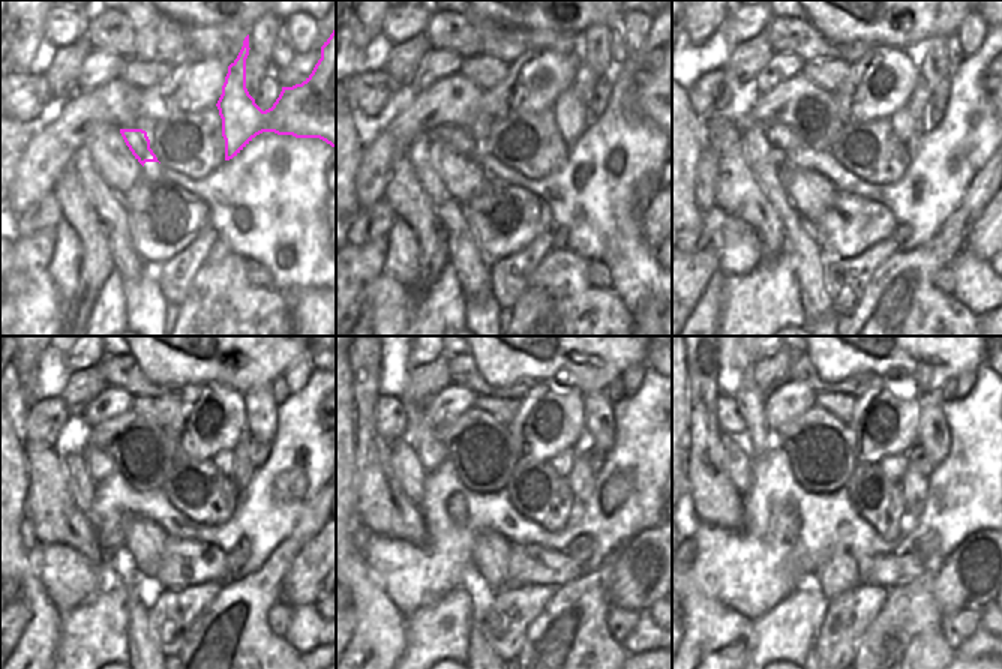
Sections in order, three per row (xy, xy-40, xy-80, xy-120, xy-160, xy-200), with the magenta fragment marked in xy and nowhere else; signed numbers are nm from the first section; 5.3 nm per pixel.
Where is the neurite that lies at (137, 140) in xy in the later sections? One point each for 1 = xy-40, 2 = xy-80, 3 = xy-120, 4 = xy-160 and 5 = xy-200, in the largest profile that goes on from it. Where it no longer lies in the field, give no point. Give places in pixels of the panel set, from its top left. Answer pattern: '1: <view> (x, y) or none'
1: xy-40 (455, 137)
2: xy-80 (780, 137)
3: xy-120 (99, 464)
4: xy-160 (431, 452)
5: xy-200 (750, 399)

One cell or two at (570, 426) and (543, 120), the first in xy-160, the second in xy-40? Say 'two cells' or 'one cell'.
two cells

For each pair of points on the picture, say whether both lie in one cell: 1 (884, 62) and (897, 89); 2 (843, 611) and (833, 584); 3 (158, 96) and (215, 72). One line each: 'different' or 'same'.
1: same
2: different
3: same

